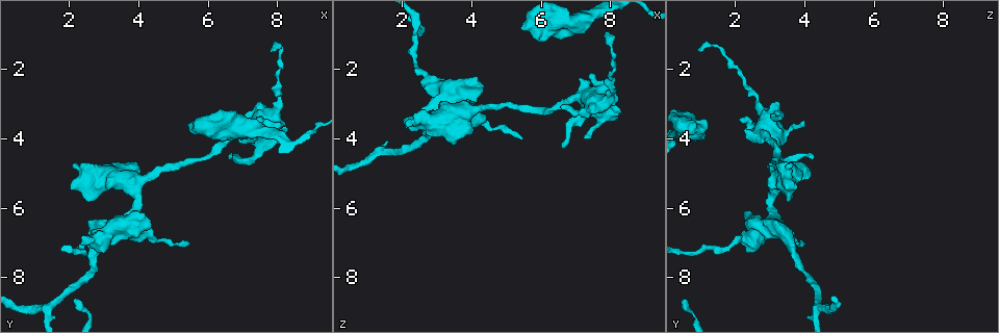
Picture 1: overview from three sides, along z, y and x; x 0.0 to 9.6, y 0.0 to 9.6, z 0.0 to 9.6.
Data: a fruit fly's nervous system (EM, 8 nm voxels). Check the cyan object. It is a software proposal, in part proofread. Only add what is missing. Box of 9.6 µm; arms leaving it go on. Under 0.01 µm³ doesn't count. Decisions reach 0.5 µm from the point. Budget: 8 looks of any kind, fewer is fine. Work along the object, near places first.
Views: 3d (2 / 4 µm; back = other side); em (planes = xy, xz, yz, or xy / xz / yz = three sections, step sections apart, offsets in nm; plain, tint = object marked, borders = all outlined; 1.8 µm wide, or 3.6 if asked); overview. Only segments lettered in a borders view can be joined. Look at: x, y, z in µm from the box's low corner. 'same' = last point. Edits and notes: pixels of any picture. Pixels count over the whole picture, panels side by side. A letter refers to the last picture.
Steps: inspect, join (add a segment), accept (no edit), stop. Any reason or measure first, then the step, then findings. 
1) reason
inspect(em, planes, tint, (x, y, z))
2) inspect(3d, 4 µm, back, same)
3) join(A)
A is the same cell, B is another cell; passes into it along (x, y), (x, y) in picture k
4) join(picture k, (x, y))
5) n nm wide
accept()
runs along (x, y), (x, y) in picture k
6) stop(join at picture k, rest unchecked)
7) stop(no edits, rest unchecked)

free end
inspect(em, 3.6 µm, yz, step 16, tint, (7.05, 3.80, 2.25))

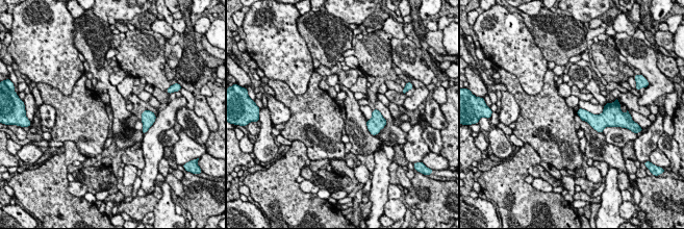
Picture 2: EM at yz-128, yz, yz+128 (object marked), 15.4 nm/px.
inspect(em, 3.6 µm, planes, borders, same)

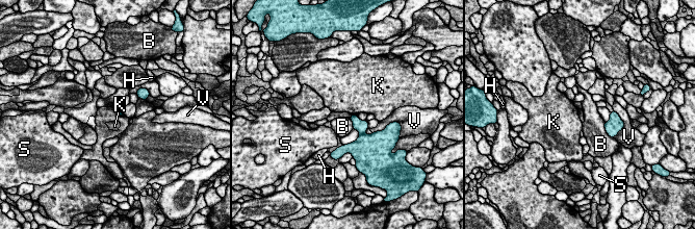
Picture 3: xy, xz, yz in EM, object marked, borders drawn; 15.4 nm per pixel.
accept()
B, H, K, S and V are other cells; border along (353, 113), (356, 115) in picture 3; none of them fits

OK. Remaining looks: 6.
thin end
inspect(em, planes, borders, (6.60, 4.55, 4.25))

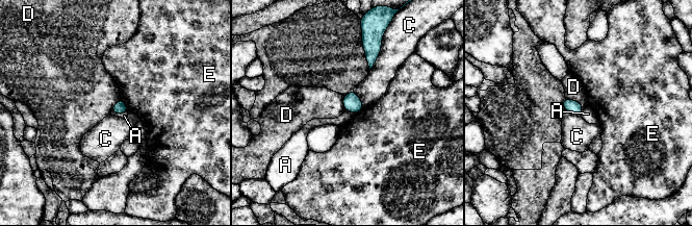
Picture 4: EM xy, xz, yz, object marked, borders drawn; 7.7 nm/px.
accept()
A, C, D and E are other cells; border along (111, 110), (116, 114), (127, 112) in picture 4; none of them fits

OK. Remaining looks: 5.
an open end
inspect(3d, 2 µm, (2.05, 4.80, 3.60))

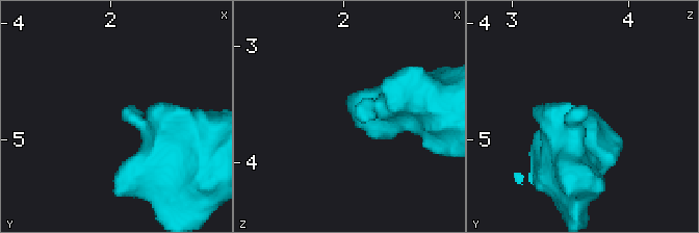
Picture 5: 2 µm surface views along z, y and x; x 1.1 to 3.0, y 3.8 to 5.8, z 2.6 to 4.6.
now the EM
inspect(em, yz, step 8, borders, (2.08, 4.80, 3.58))

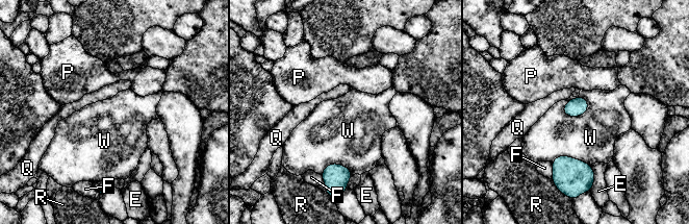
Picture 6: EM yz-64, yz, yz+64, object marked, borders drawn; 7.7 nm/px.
cut it another way
inspect(em, planes, borders, same)

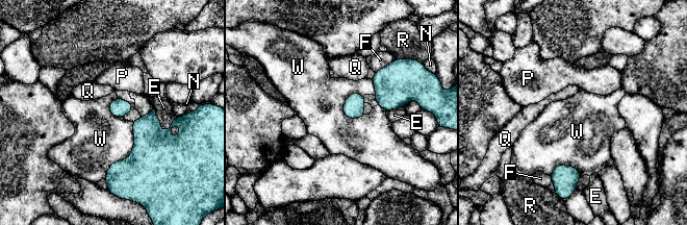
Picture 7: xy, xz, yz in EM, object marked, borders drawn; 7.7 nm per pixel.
accept()
E, F, N, P, Q, R and W are other cells; border along (362, 94), (346, 99), (348, 119) in picture 7; no lettered segment goes on from it

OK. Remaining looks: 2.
stop(no edits, rest unchecked)

